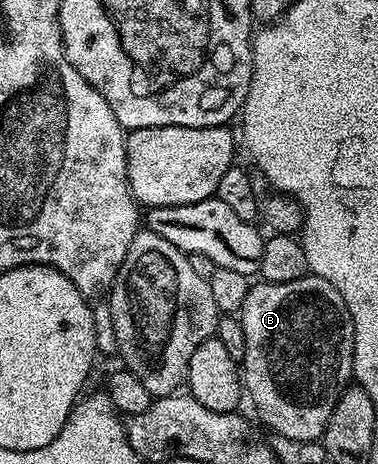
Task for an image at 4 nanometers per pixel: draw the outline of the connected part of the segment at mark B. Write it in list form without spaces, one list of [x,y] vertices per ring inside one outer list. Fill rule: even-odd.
[[[311,274],[298,278],[294,282],[278,282],[269,284],[267,282],[256,282],[249,287],[245,301],[238,313],[238,318],[242,322],[242,330],[246,334],[246,354],[242,361],[242,384],[252,395],[252,404],[256,407],[258,415],[264,419],[264,424],[277,436],[294,438],[295,440],[315,440],[319,441],[324,435],[330,414],[338,402],[338,398],[344,393],[344,389],[349,387],[353,379],[352,374],[352,319],[346,310],[346,302],[342,302],[342,294],[334,290],[330,282],[326,282],[321,276]]]

